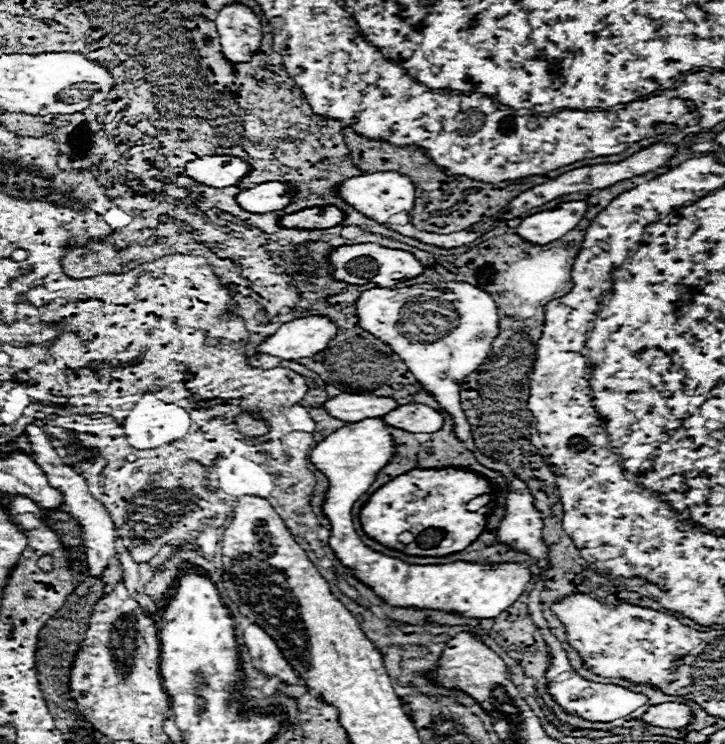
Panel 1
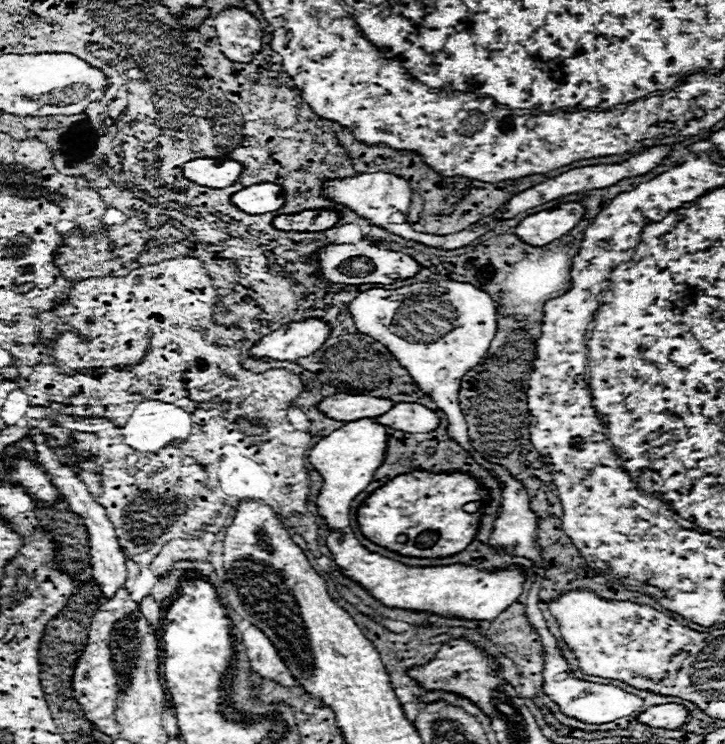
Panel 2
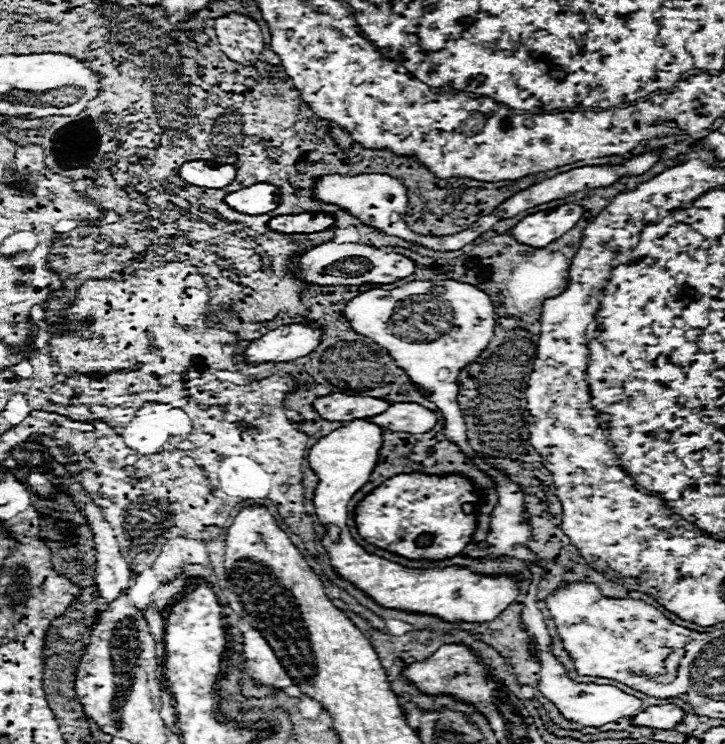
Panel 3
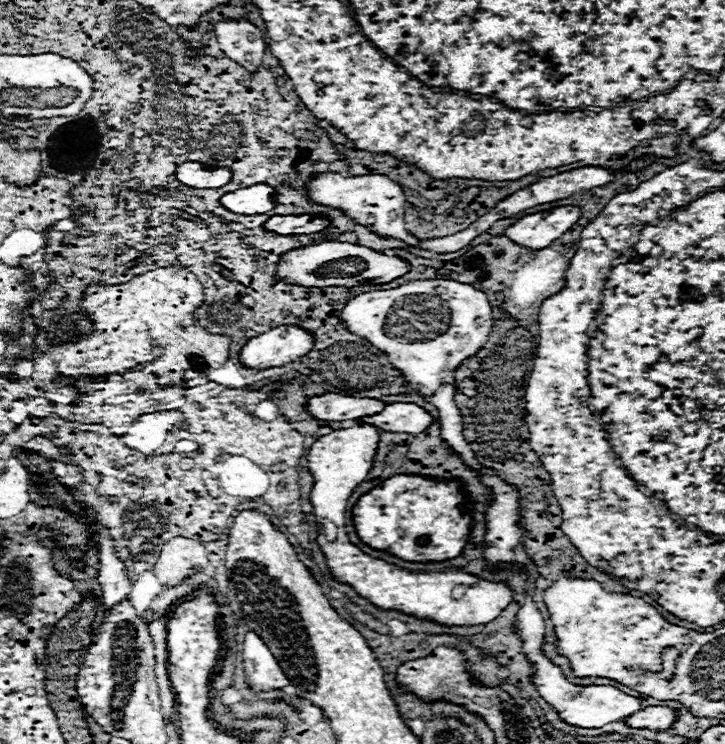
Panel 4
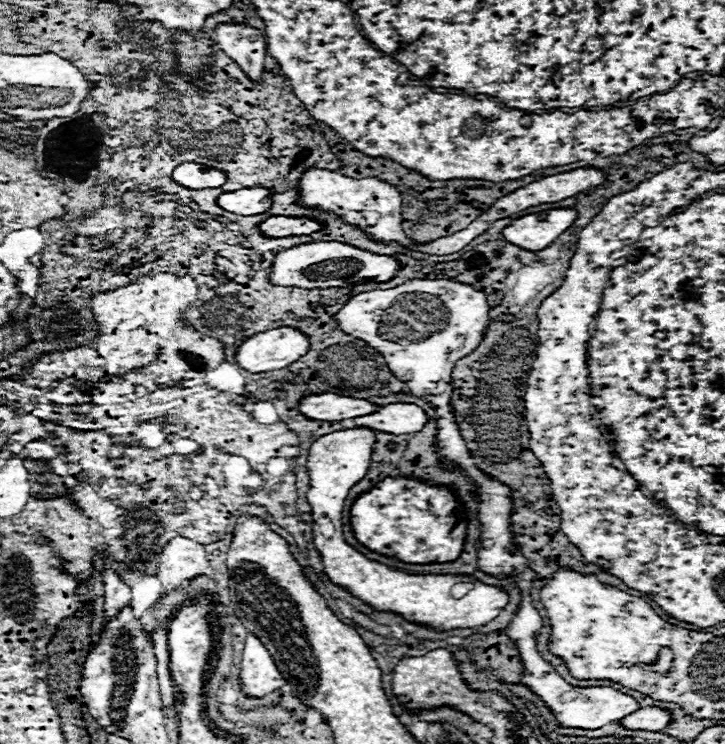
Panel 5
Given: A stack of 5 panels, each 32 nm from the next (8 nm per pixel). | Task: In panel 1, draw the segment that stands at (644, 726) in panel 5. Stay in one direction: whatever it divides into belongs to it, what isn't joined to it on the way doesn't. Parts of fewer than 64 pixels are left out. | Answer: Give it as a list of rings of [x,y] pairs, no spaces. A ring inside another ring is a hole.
[[[678,702],[656,704],[642,714],[642,722],[658,728],[684,728],[690,724],[690,718],[692,718],[690,708]]]

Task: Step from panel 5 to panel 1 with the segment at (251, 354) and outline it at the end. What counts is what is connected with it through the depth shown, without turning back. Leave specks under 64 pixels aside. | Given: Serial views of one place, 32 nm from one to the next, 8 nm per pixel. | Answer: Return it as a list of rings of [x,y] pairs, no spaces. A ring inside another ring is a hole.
[[[324,316],[298,318],[288,324],[282,324],[256,348],[256,352],[270,354],[280,360],[308,358],[316,352],[322,352],[334,334],[336,326]]]

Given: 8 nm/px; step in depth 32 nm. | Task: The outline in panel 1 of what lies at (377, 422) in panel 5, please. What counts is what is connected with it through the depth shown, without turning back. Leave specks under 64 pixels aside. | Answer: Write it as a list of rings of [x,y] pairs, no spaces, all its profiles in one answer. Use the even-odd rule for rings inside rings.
[[[400,404],[382,416],[382,420],[392,428],[400,428],[412,434],[436,432],[444,422],[444,418],[434,408],[428,408],[424,404]]]

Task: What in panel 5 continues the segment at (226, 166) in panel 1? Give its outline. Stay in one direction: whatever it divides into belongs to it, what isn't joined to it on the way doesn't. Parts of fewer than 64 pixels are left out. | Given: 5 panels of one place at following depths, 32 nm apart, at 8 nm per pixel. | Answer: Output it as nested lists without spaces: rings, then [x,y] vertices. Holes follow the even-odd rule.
[[[184,162],[174,168],[172,178],[176,184],[192,190],[204,190],[204,188],[220,188],[226,182],[226,174],[208,170],[194,162]]]

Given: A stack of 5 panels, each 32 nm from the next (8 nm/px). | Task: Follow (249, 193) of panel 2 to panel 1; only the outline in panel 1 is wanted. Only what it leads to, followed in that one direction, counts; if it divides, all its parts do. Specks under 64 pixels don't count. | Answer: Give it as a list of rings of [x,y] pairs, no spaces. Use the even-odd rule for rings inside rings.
[[[264,182],[256,184],[254,188],[242,190],[236,196],[236,202],[242,210],[252,212],[252,214],[266,214],[266,212],[276,212],[284,206],[290,204],[288,196],[288,186],[280,182]]]

